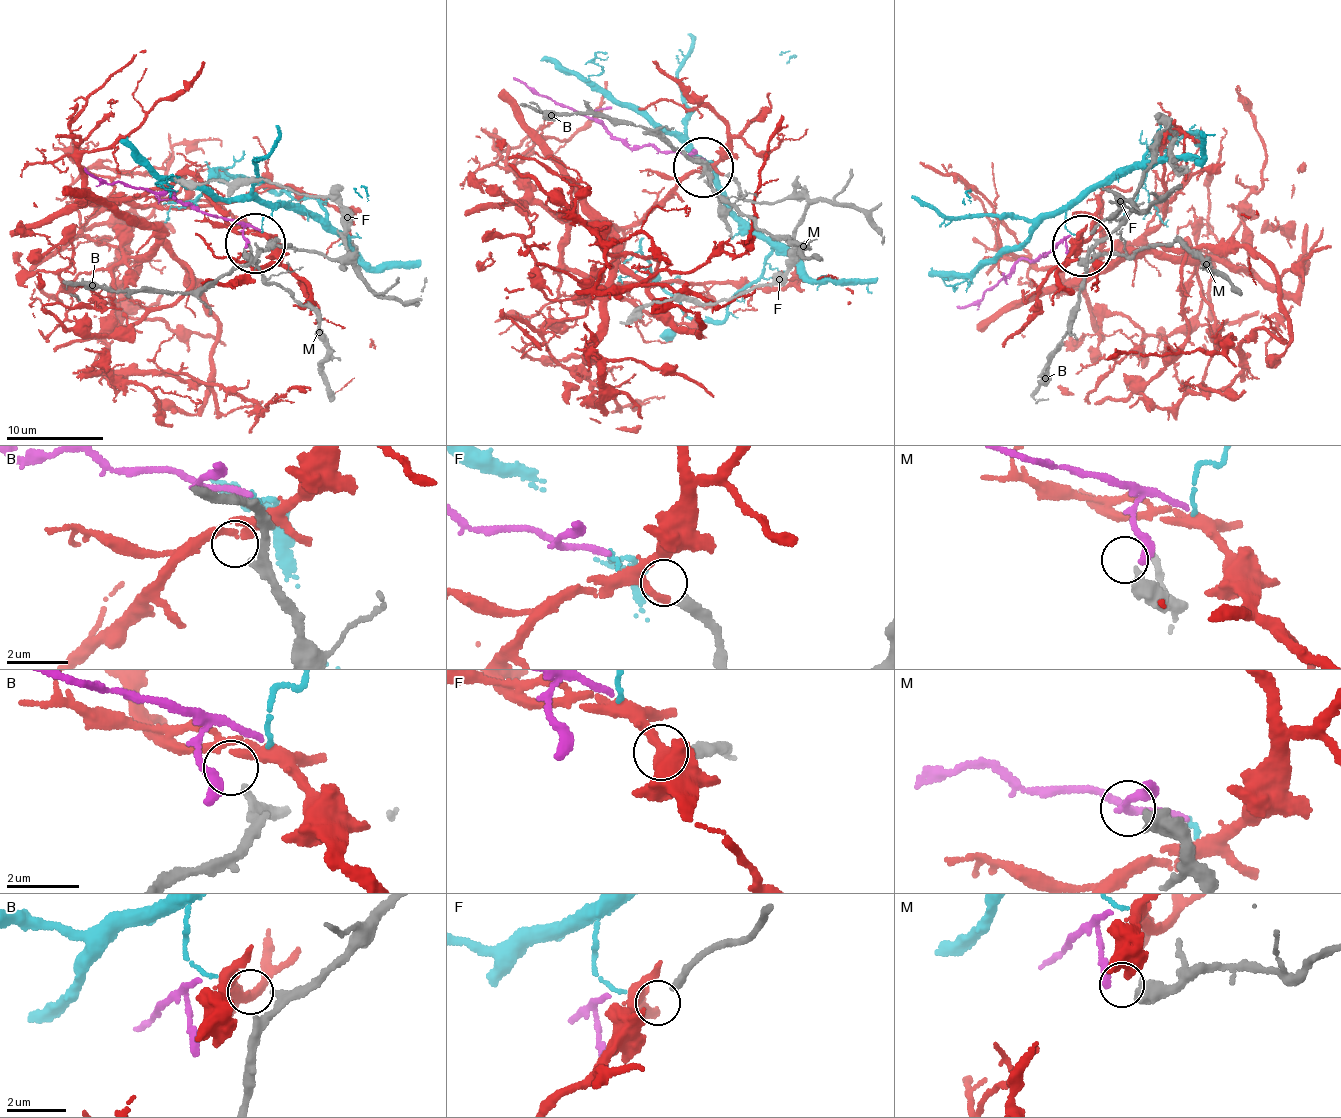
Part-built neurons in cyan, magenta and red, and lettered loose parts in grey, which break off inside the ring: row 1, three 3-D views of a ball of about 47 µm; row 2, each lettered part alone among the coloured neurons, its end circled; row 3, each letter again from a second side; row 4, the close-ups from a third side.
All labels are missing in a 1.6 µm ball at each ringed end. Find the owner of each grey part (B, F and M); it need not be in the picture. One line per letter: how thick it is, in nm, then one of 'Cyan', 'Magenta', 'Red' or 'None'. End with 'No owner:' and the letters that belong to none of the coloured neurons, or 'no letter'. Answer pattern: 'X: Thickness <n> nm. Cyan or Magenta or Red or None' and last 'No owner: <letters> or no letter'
B: Thickness 180 nm. None
F: Thickness 320 nm. None
M: Thickness 500 nm. None
No owner: B, F, M

